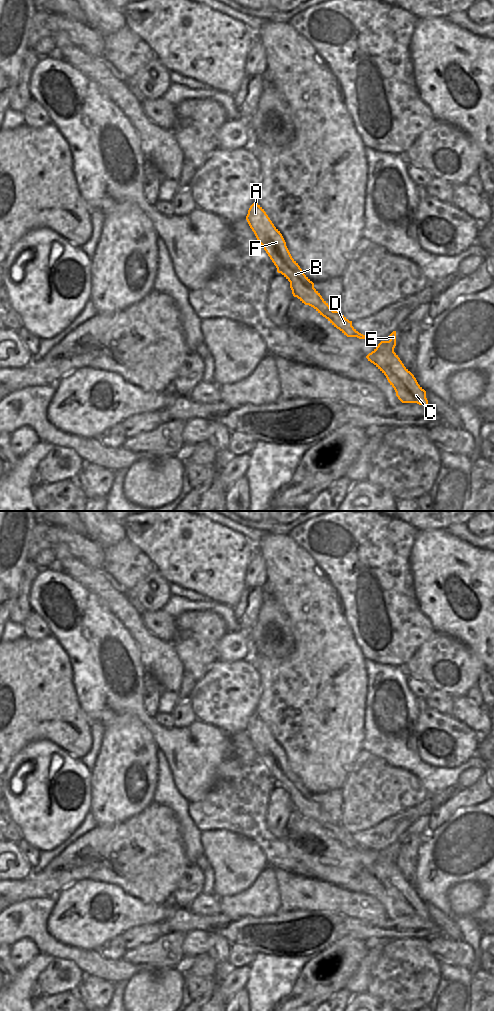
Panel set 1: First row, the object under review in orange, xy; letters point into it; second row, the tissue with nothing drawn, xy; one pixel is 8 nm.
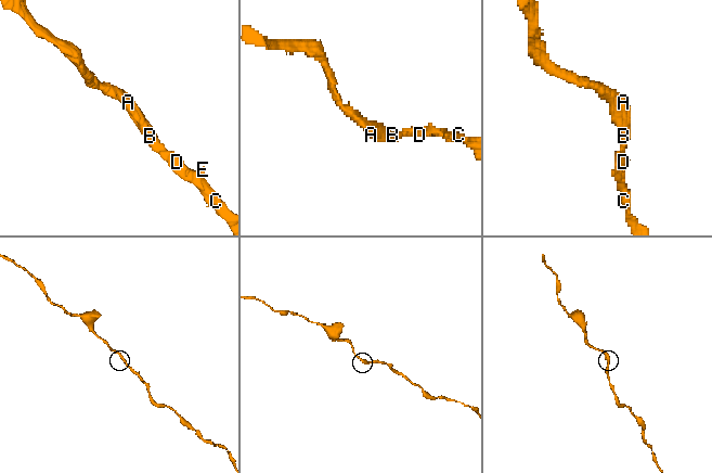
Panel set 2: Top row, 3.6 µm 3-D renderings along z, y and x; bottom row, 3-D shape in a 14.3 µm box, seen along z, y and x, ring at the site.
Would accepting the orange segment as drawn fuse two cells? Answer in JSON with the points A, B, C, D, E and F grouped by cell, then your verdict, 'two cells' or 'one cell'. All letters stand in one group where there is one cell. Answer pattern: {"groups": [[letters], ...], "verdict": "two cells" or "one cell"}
{"groups": [["A", "B", "C", "D", "E", "F"]], "verdict": "one cell"}

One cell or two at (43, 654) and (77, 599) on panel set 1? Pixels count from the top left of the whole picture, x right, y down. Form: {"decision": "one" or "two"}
{"decision": "two"}

